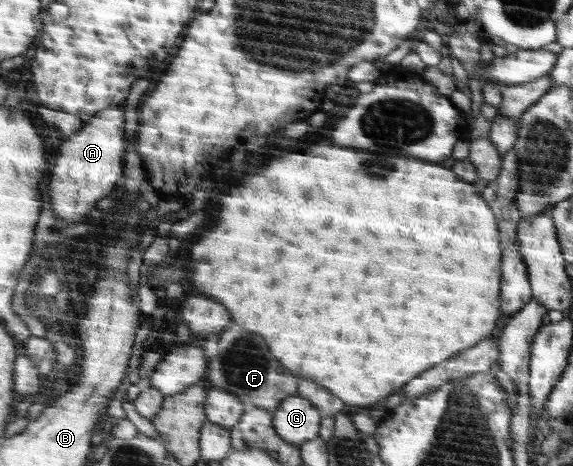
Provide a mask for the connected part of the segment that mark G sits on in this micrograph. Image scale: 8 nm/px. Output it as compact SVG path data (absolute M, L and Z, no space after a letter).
M303 394L286 397L273 414L273 427L287 443L300 446L319 436L323 415Z

